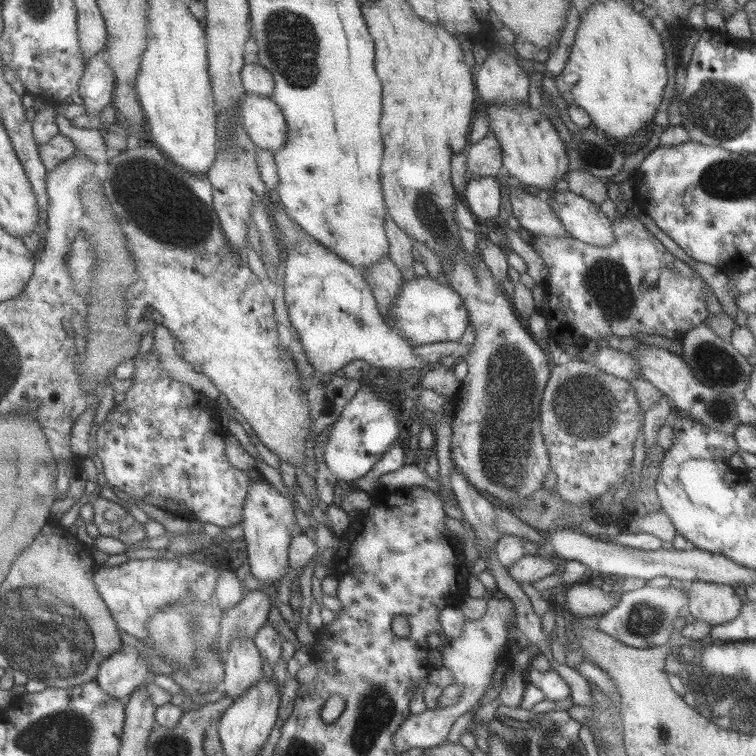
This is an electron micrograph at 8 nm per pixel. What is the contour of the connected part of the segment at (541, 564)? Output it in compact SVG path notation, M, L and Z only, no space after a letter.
M525 554L520 560L511 564L507 568L509 576L518 583L534 583L559 572L556 570L560 568L558 562L547 557L546 559L541 556Z

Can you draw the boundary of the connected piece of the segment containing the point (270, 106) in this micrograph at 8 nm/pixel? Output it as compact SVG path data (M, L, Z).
M248 95L245 104L245 127L256 144L271 150L281 152L290 140L290 125L285 110L273 99Z

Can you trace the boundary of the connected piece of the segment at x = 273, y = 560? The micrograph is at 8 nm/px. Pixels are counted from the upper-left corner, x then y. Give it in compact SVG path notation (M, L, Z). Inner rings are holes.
M266 476L253 481L243 521L247 530L248 547L246 550L252 573L267 585L276 585L278 580L293 570L290 566L290 550L292 550L290 546L292 546L294 535L299 528L298 518L296 518L298 516L296 503L293 498L282 494L278 488L275 488Z

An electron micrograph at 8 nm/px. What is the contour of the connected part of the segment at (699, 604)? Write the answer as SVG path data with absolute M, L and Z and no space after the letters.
M695 581L687 584L686 588L691 615L696 621L710 626L734 620L743 607L740 596L730 585Z

